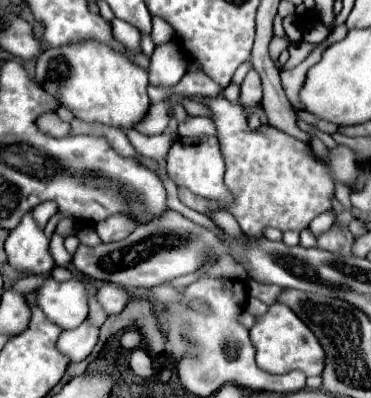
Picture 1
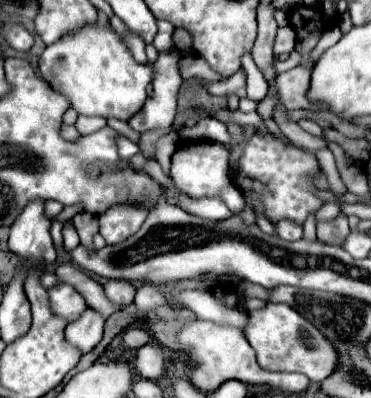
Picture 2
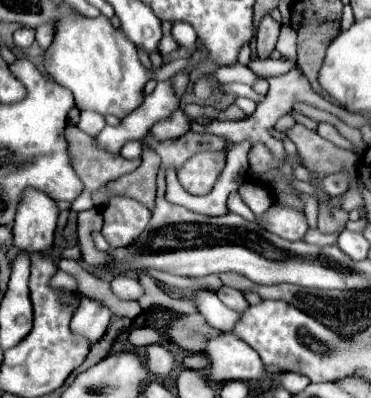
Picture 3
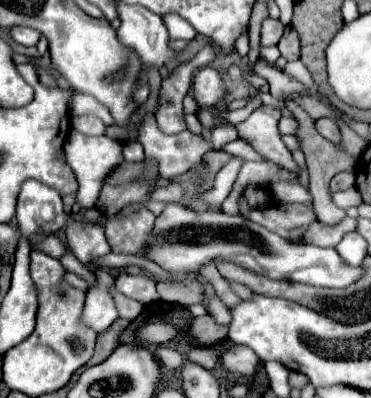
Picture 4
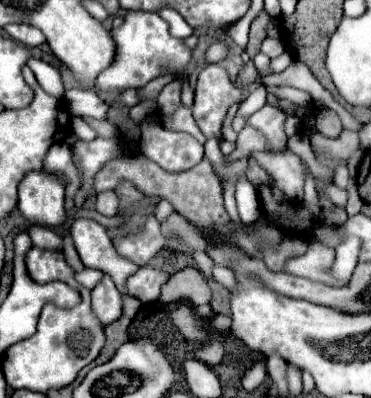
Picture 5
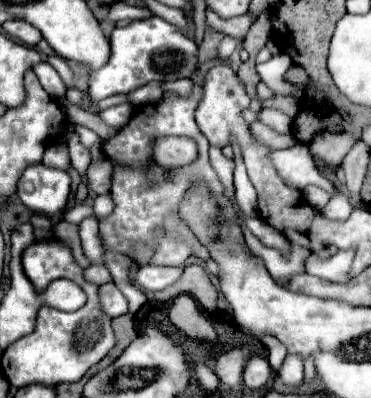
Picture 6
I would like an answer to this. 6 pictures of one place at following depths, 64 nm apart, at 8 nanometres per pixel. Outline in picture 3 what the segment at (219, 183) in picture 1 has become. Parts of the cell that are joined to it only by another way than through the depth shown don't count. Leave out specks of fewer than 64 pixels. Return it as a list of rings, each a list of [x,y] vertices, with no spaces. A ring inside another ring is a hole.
[[[198,152],[184,166],[178,168],[178,180],[190,194],[202,196],[212,192],[226,162],[226,152]],[[230,192],[230,196],[228,196],[228,210],[230,210],[230,212],[234,212],[234,214],[244,216],[246,220],[256,220],[256,218],[254,218],[254,214],[252,214],[252,210],[244,204],[244,200],[240,198],[240,194],[238,194],[238,192]]]

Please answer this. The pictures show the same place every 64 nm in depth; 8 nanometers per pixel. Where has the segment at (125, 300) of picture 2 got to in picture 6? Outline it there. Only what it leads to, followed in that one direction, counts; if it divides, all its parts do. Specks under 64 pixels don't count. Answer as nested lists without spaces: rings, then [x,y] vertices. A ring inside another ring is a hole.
[[[142,266],[136,276],[134,282],[138,288],[146,290],[146,292],[156,292],[156,290],[164,290],[166,286],[174,284],[178,280],[178,276],[182,274],[182,268],[174,268],[174,266]]]

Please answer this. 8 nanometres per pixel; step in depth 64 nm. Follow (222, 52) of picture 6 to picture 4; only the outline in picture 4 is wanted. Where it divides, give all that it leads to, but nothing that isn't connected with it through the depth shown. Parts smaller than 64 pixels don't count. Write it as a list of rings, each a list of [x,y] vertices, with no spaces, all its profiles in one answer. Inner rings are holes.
[[[206,46],[190,62],[180,64],[166,80],[162,80],[162,104],[156,112],[156,122],[164,134],[180,134],[186,130],[182,100],[190,90],[192,72],[196,66],[206,66],[216,54],[218,50],[214,46]]]

